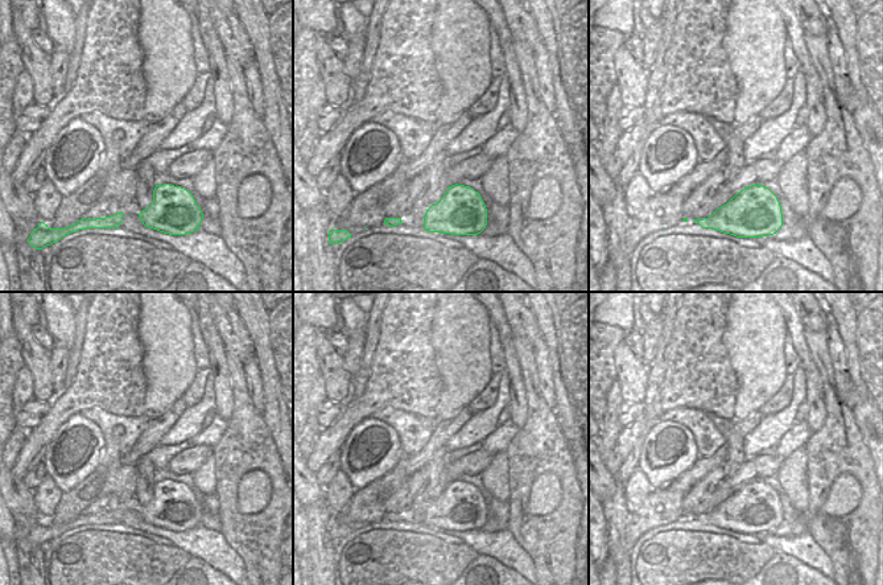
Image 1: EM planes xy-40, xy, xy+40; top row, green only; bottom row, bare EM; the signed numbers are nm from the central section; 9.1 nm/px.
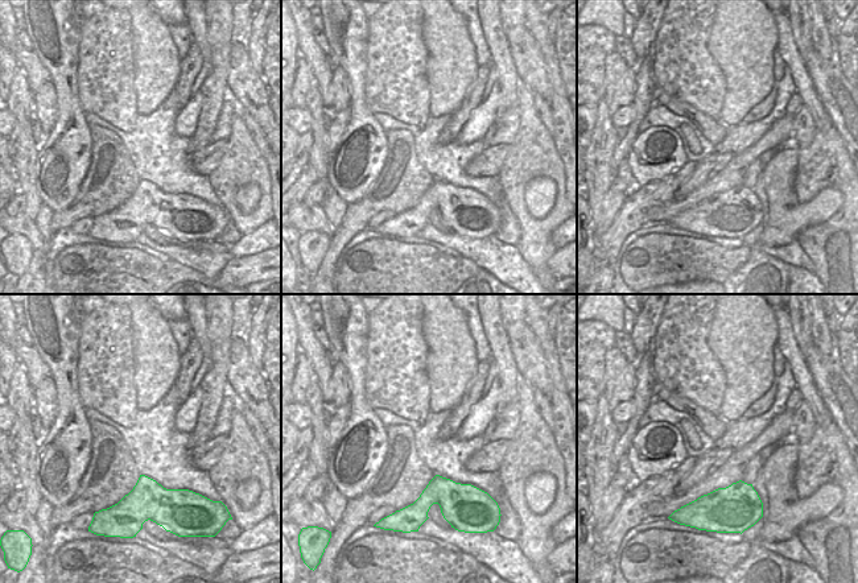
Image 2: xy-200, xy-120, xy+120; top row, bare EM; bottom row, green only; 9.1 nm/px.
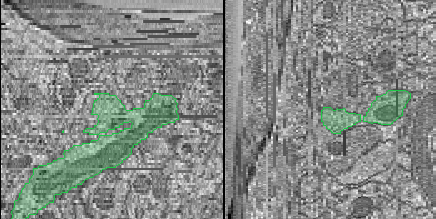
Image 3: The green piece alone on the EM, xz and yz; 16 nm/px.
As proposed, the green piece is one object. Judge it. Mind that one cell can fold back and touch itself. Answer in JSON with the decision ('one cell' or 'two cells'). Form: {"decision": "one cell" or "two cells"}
{"decision": "one cell"}

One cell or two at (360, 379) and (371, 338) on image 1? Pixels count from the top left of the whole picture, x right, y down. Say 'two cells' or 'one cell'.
one cell

